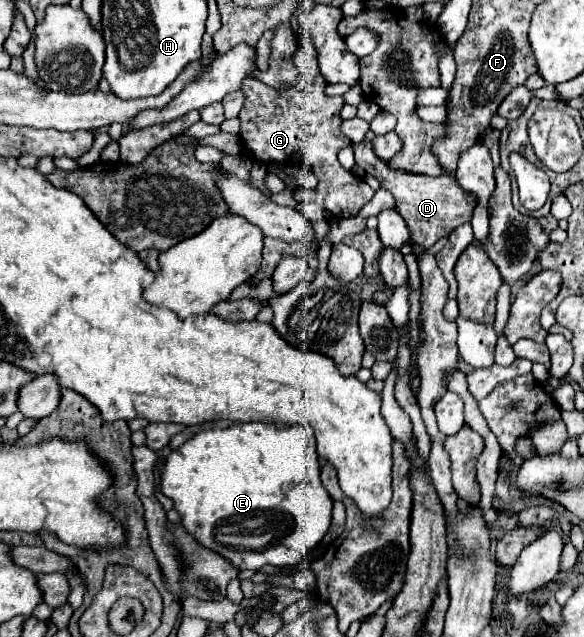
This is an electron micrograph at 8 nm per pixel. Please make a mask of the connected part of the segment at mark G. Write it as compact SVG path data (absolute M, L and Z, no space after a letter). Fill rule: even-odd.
M311 43L297 49L297 67L299 79L295 87L283 93L275 93L255 77L247 77L243 81L241 91L245 95L245 105L239 113L241 147L247 155L261 163L309 165L319 179L315 201L339 219L355 217L375 191L364 180L357 179L351 171L343 169L337 161L339 151L351 145L351 141L341 131L343 119L339 113L345 101L343 97L329 97L325 93L327 81L317 67L317 55Z

